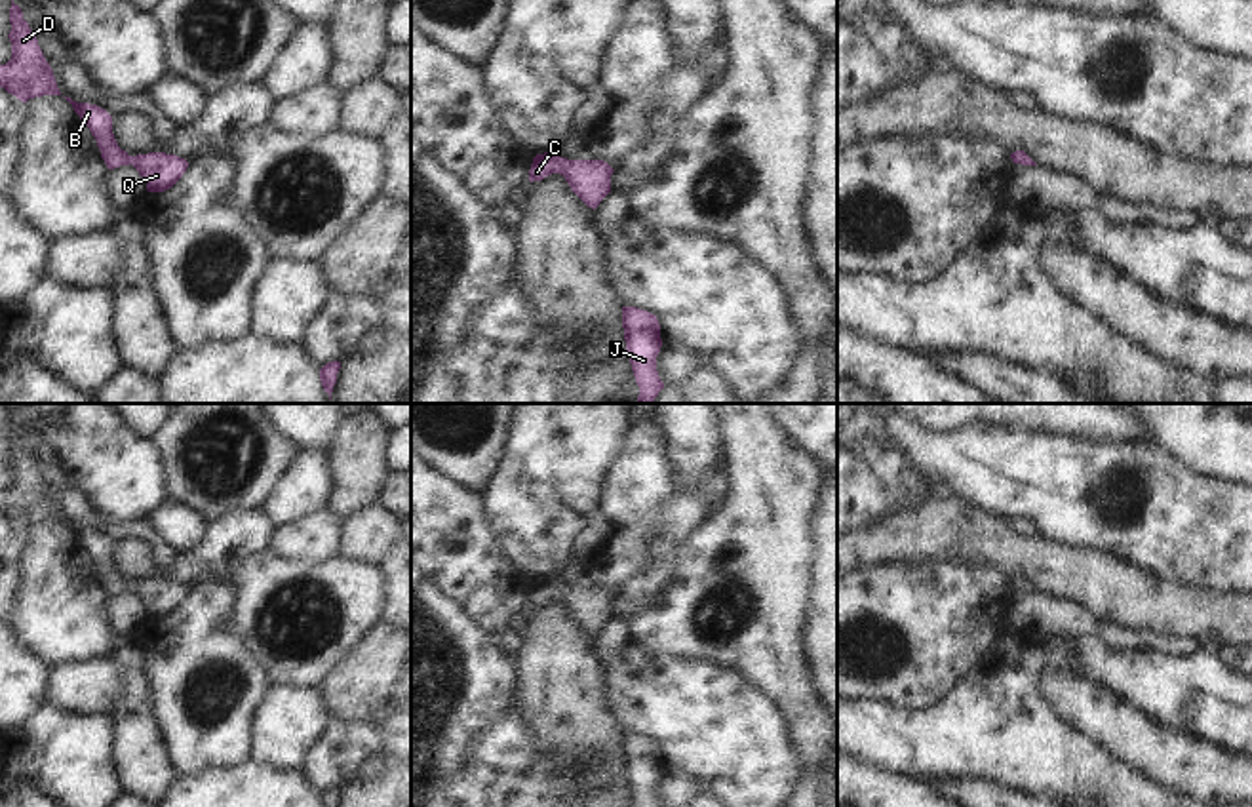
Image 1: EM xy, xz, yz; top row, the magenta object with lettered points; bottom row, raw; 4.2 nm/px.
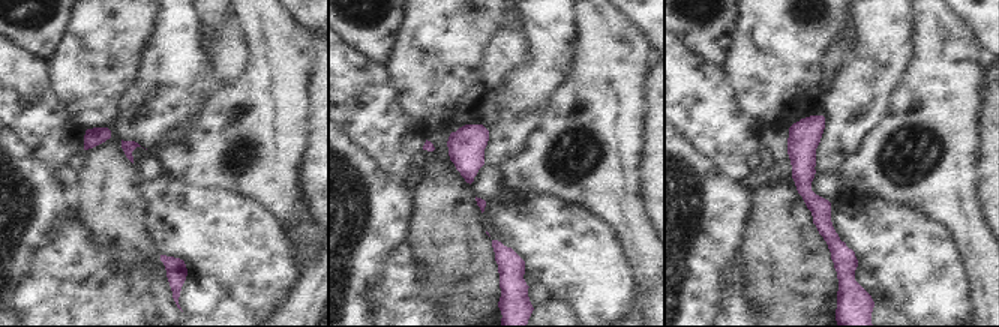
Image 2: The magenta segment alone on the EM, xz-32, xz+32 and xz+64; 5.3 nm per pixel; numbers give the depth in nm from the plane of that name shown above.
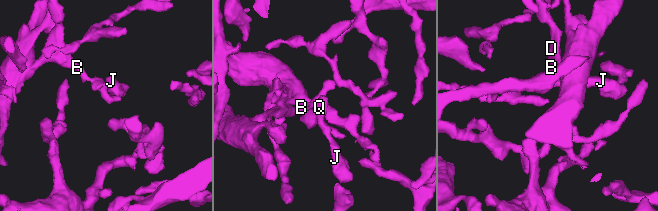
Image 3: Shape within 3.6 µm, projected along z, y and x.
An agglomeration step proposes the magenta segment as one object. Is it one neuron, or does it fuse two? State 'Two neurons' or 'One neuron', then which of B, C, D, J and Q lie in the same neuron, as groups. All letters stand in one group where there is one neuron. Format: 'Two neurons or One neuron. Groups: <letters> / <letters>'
One neuron. Groups: B C D J Q.

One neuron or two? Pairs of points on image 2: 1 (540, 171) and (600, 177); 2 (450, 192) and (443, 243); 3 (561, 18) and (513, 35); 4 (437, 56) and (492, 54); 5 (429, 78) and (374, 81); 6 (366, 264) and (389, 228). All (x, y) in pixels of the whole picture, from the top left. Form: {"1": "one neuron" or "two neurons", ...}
{"1": "one neuron", "2": "one neuron", "3": "two neurons", "4": "two neurons", "5": "two neurons", "6": "one neuron"}

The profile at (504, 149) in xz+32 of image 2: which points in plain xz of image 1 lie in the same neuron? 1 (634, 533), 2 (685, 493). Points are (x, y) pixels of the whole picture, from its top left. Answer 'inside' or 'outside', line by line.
1: outside
2: inside

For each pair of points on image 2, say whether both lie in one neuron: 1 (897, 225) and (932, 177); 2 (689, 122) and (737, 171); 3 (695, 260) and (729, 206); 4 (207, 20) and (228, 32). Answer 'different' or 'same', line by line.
1: different
2: same
3: same
4: different

